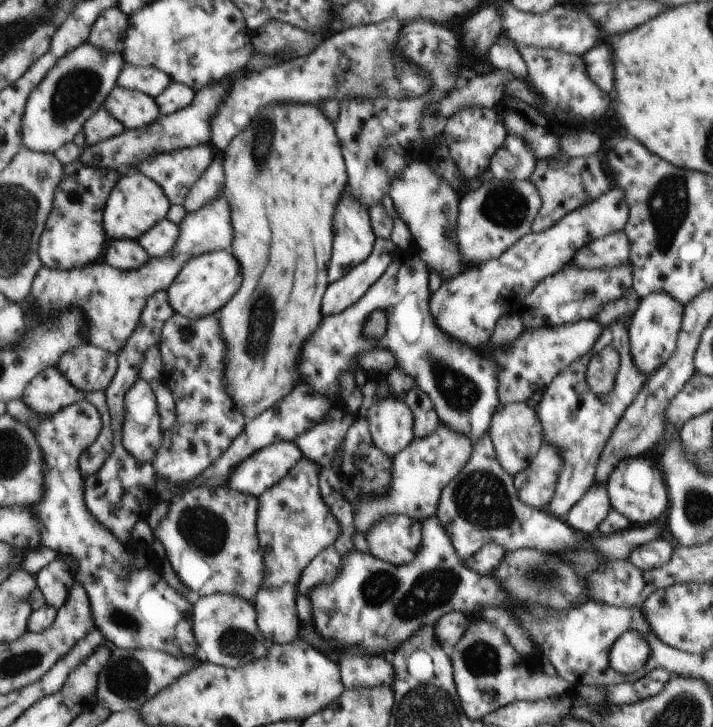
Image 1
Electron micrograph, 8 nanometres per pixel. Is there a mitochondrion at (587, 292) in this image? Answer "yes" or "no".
yes

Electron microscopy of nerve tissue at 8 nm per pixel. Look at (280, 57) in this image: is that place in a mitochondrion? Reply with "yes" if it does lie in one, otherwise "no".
no

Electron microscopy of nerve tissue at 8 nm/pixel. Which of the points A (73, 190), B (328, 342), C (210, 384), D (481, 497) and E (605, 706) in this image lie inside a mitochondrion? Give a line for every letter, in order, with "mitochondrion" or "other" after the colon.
A: other
B: other
C: other
D: mitochondrion
E: other

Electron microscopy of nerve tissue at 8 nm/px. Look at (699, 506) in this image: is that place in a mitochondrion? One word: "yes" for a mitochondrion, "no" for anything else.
yes

